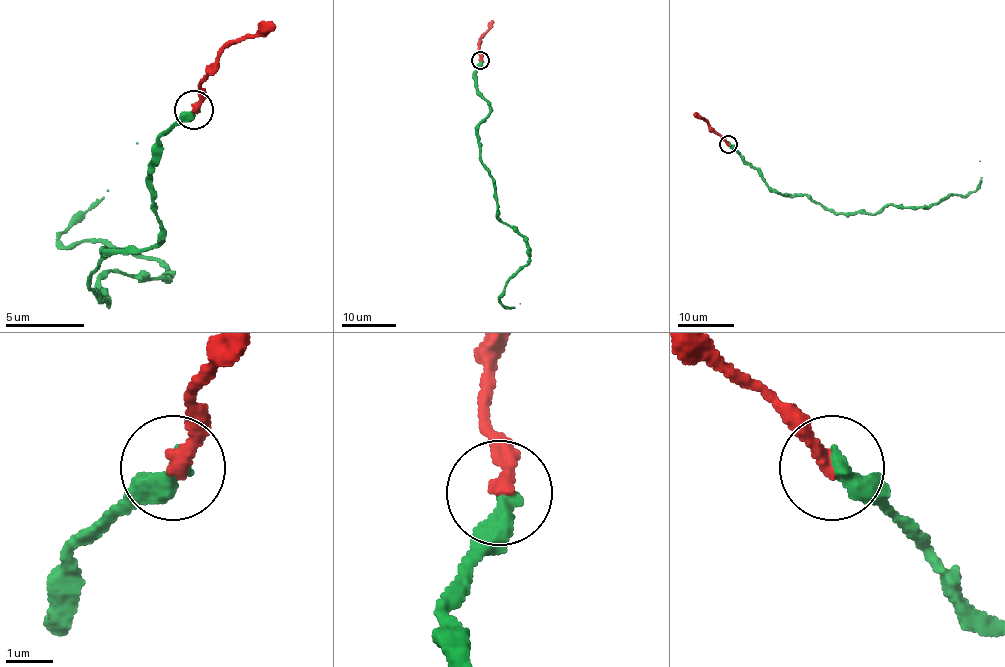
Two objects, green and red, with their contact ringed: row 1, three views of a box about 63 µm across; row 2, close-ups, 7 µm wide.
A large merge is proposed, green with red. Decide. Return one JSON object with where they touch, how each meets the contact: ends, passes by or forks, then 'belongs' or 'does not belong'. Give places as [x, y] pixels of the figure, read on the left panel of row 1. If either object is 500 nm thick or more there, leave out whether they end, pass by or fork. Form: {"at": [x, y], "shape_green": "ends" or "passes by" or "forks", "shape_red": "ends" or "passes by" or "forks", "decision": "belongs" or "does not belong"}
{"at": [193, 110], "shape_green": "ends", "shape_red": "ends", "decision": "belongs"}

